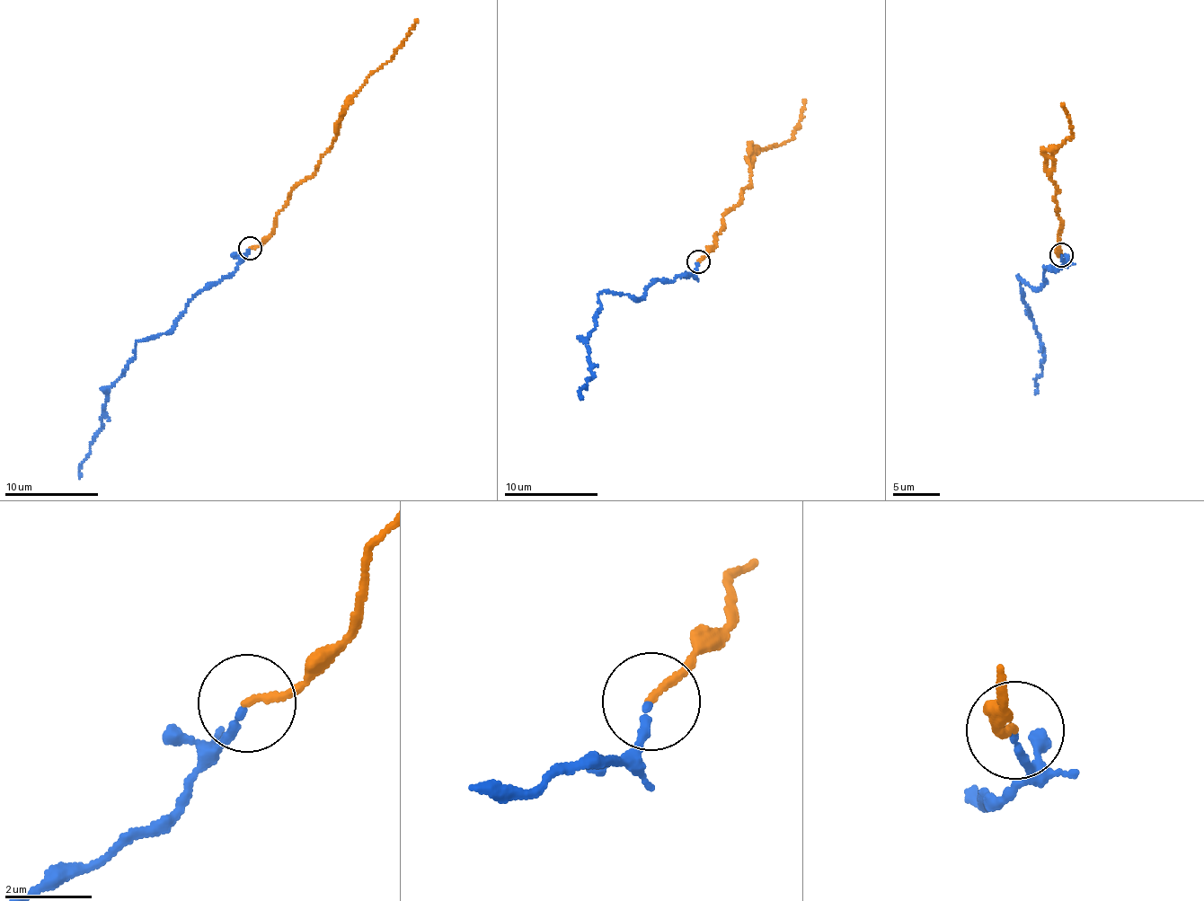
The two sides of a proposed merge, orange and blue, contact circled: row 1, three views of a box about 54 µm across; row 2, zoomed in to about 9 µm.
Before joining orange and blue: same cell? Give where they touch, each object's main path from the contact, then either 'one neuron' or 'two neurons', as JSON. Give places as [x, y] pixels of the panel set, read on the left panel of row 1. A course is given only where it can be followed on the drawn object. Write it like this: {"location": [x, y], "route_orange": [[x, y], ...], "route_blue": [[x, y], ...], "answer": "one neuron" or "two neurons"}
{"location": [250, 248], "route_orange": [[249, 247], [271, 233], [287, 194], [313, 175], [332, 145], [342, 108], [391, 58], [418, 20]], "route_blue": [[249, 250], [234, 273], [208, 283], [171, 331], [138, 341], [136, 358], [109, 388], [101, 426], [79, 479]], "answer": "one neuron"}

